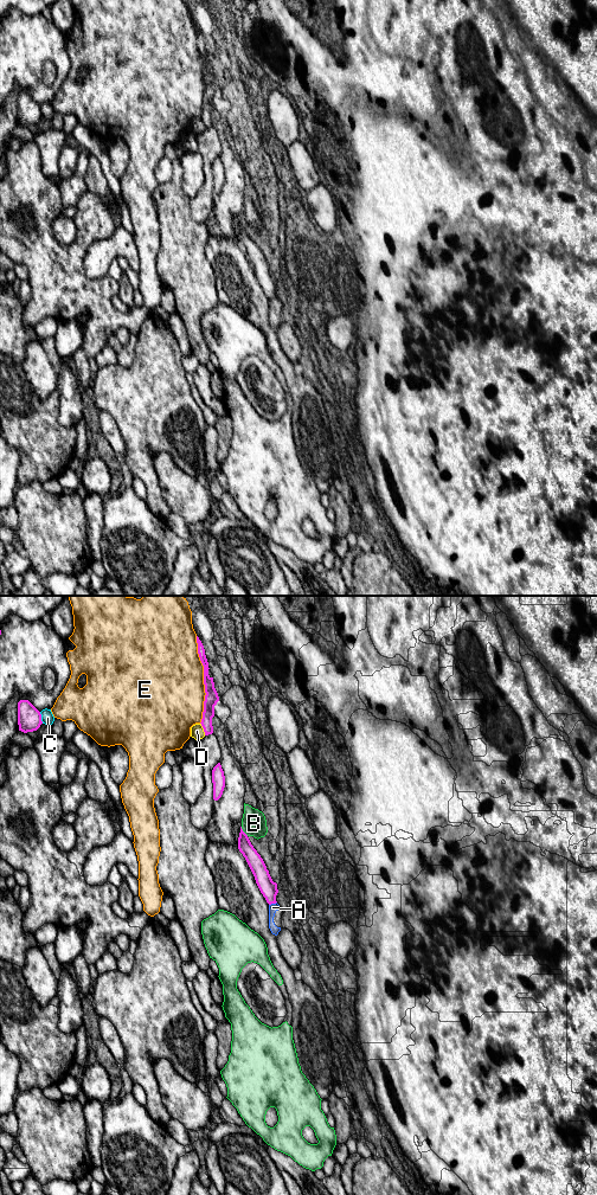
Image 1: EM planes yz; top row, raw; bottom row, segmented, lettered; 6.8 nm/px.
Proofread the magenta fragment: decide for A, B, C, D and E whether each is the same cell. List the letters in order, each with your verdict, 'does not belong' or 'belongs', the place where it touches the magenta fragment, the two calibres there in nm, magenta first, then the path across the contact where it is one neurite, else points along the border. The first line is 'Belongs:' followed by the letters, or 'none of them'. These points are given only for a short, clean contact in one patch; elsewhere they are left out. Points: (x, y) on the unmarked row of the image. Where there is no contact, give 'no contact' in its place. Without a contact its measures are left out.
Belongs: none of them
A: does not belong; meets magenta in yz at (273, 296); 110 nm thick on the magenta side, 60 nm on the other; border along yz (276, 295), (269, 299)
B: does not belong; meets magenta in yz at (243, 225); 110 nm thick on the magenta side, 170 nm on the other
C: does not belong; meets magenta in yz at (40, 111); 160 nm thick on the magenta side, 90 nm on the other
D: does not belong; meets magenta in yz at (203, 121); 90 nm thick on the magenta side, 90 nm on the other
E: does not belong; meets magenta in yz at (204, 74); 90 nm thick on the magenta side, 500 nm on the other

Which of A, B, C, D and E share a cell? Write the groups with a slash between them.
A / B / C / D / E

